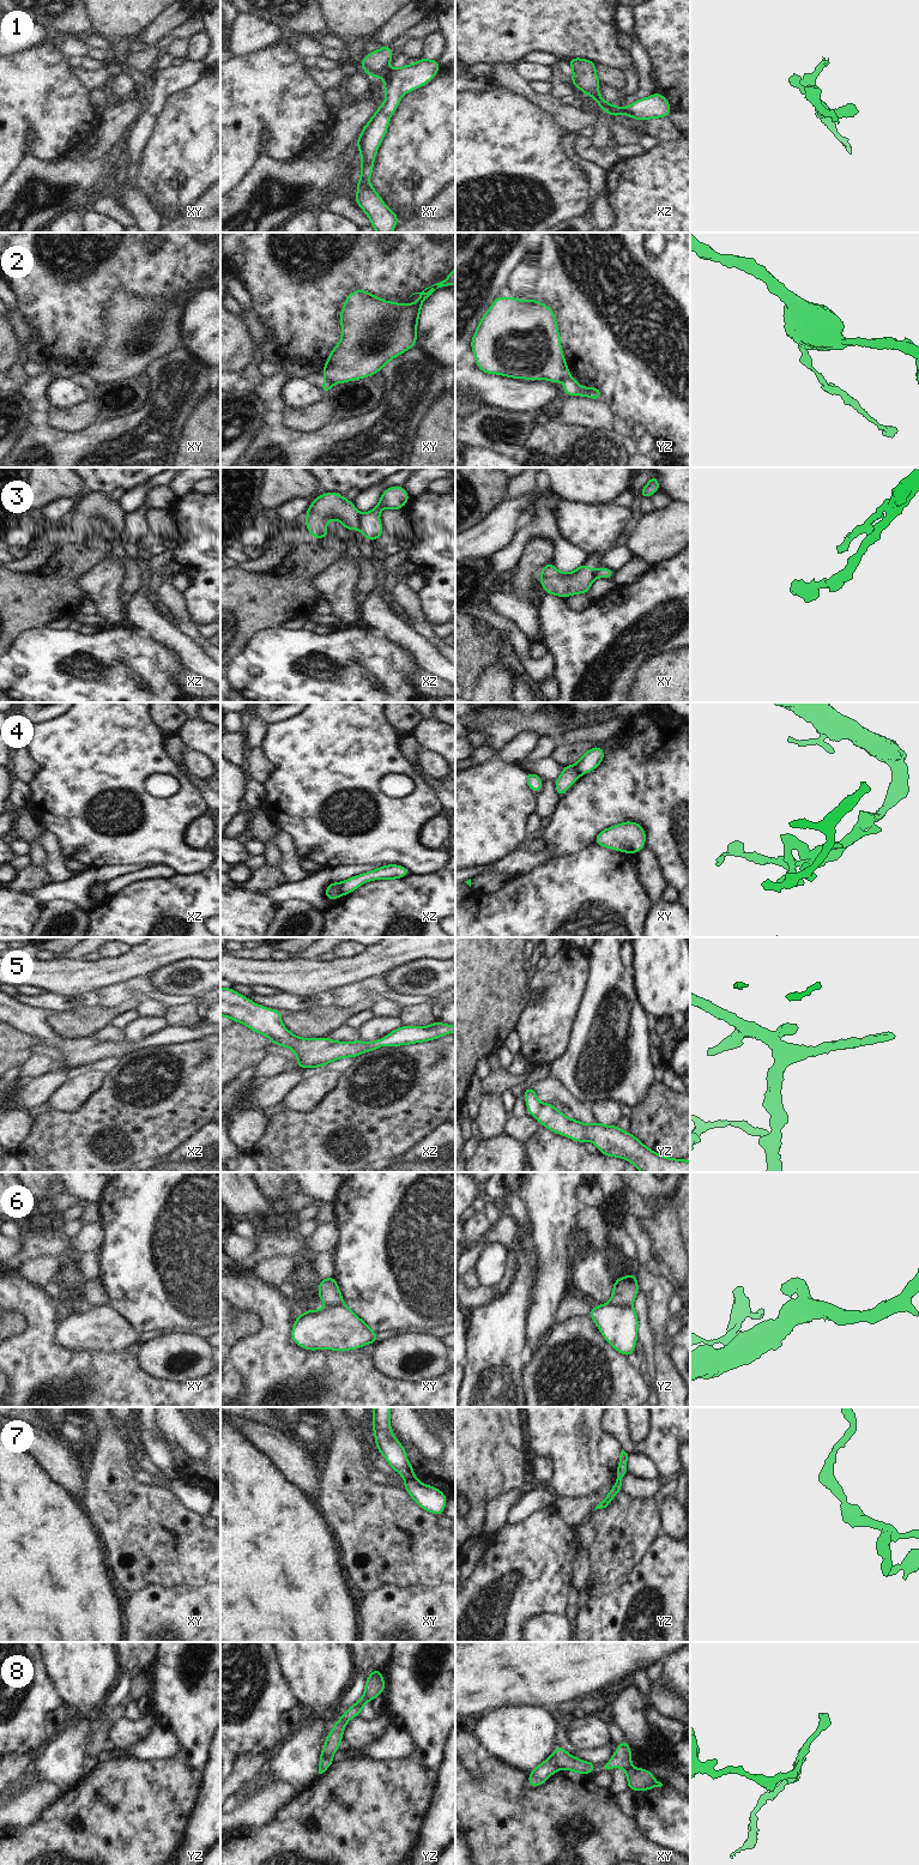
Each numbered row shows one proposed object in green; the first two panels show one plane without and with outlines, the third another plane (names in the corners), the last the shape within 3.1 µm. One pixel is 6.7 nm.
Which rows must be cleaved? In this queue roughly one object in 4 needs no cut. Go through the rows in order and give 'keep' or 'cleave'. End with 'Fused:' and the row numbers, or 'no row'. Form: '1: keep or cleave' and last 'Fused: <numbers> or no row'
1: cleave
2: cleave
3: cleave
4: cleave
5: keep
6: cleave
7: cleave
8: cleave
Fused: 1, 2, 3, 4, 6, 7, 8

